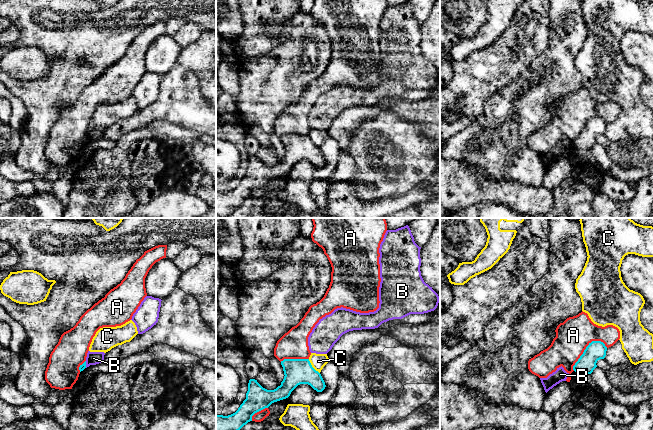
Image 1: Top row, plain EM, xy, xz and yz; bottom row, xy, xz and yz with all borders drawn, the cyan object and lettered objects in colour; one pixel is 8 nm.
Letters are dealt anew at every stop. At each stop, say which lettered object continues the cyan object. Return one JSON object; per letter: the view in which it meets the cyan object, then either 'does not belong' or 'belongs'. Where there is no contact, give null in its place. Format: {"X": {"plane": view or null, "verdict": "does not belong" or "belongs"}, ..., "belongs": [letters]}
{"A": {"plane": "yz", "verdict": "does not belong"}, "B": {"plane": "xy", "verdict": "does not belong"}, "C": {"plane": "xz", "verdict": "does not belong"}, "belongs": []}

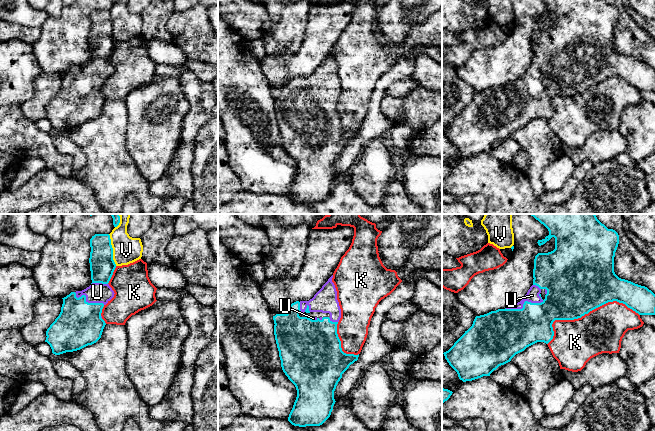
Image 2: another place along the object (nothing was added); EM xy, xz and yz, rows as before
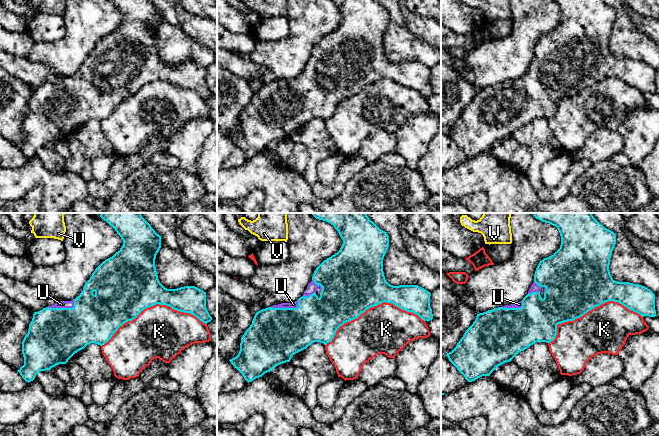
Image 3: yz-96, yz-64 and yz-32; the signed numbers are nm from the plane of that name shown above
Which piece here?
{"K": {"plane": "yz", "verdict": "does not belong"}, "U": {"plane": "yz", "verdict": "belongs"}, "V": {"plane": "xy", "verdict": "does not belong"}, "belongs": ["U"]}

